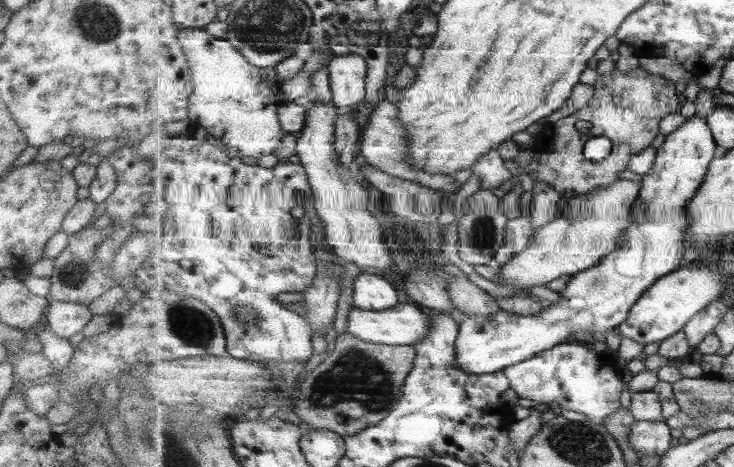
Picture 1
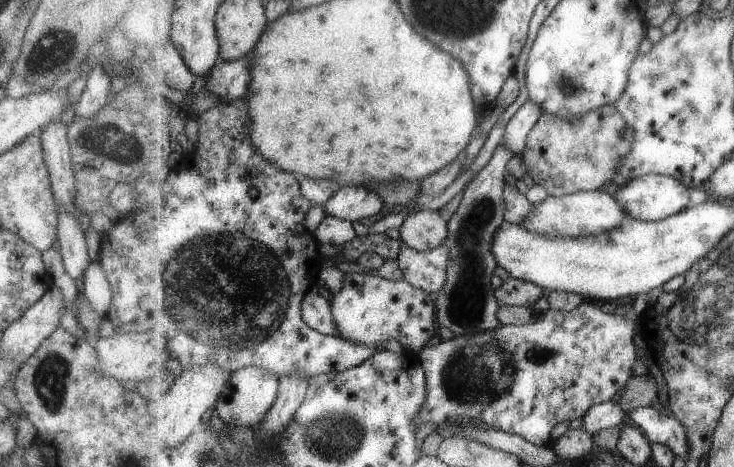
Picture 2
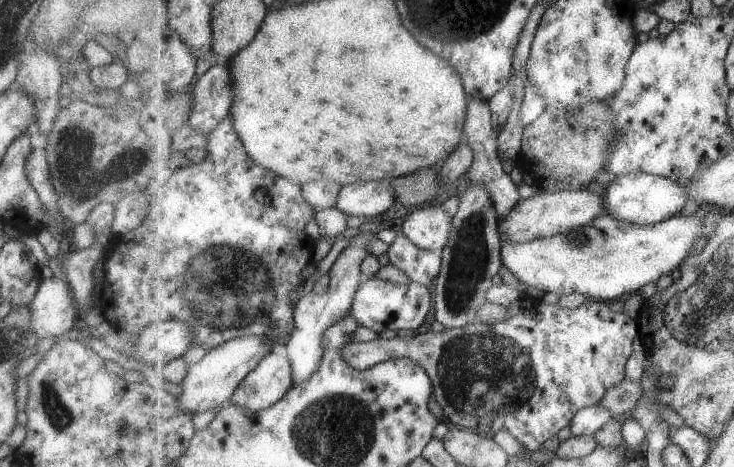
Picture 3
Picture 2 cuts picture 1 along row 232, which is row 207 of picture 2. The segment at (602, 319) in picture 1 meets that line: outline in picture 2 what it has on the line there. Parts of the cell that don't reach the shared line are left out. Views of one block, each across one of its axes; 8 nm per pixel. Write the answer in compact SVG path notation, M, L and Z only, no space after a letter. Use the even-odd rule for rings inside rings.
M651 173L620 185L615 197L631 218L642 221L658 221L689 207L691 189L683 181L677 180L677 177Z

